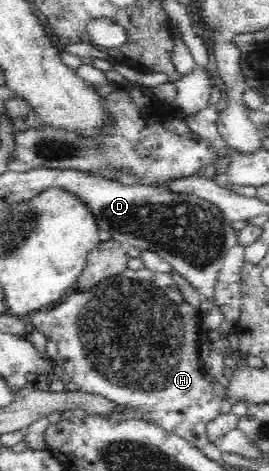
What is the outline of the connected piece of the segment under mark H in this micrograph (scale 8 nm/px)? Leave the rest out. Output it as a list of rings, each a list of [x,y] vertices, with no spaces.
[[[143,267],[139,270],[126,269],[120,274],[109,276],[108,278],[99,280],[96,284],[93,284],[87,289],[78,289],[75,287],[72,290],[72,294],[68,293],[68,296],[62,300],[62,302],[56,302],[50,307],[32,311],[27,319],[32,322],[34,328],[40,332],[44,332],[48,339],[55,341],[58,347],[57,362],[64,372],[71,376],[71,381],[78,386],[78,390],[96,393],[102,395],[120,405],[128,405],[130,410],[128,412],[112,412],[108,414],[108,417],[112,421],[119,421],[120,419],[144,419],[160,425],[165,432],[177,434],[184,440],[191,442],[201,450],[210,443],[209,434],[207,433],[207,424],[210,419],[213,419],[217,414],[230,411],[233,406],[233,402],[228,399],[222,399],[214,393],[213,385],[204,379],[204,369],[200,363],[200,331],[204,328],[202,316],[200,312],[194,306],[190,305],[184,298],[182,292],[177,286],[177,283],[172,279],[172,275],[163,272],[156,272],[149,268]]]

